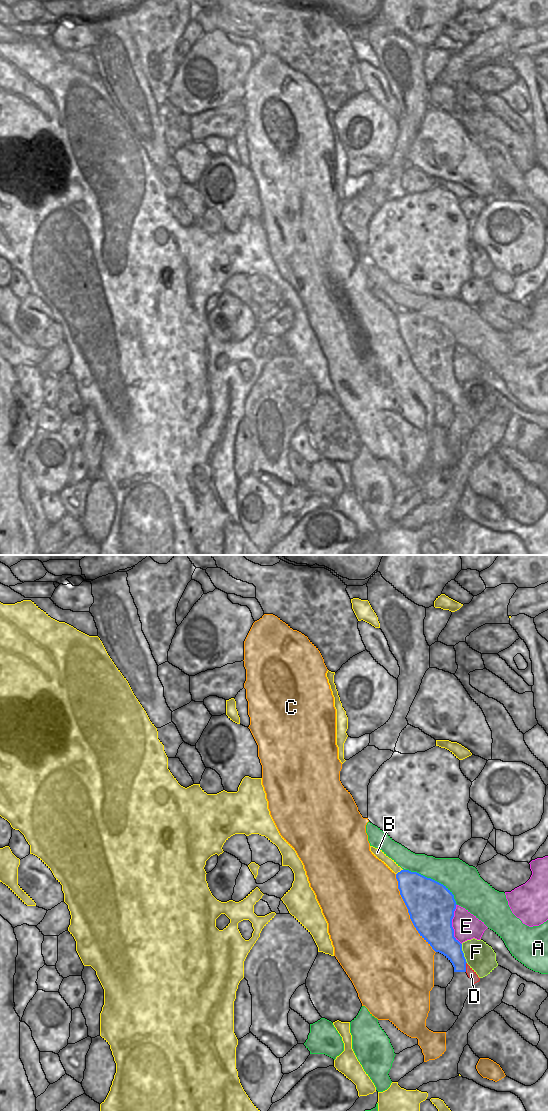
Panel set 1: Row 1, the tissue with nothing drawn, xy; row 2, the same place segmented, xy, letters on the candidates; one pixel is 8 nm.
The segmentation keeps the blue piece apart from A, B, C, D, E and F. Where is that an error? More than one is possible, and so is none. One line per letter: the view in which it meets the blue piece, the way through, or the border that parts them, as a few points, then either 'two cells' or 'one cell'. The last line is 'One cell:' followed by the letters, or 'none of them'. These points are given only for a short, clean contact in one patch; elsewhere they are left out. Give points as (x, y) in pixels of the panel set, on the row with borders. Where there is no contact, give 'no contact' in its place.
A: contact in xy; two cells
B: contact in xy; two cells
C: contact in xy; two cells
D: contact in xy; way xy (445, 943), (465, 967), (471, 974); one cell
E: contact in xy; two cells
F: contact in xy; two cells
One cell: D

